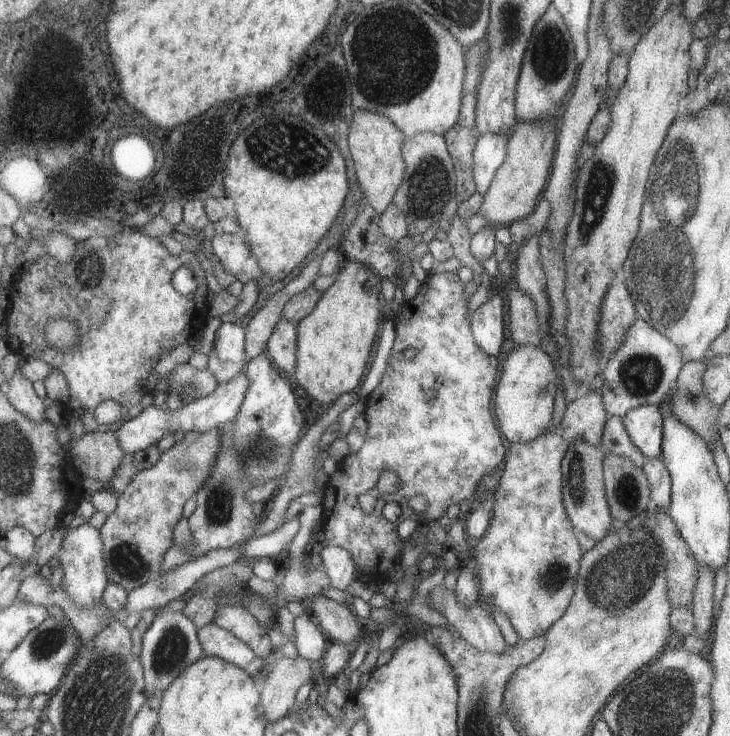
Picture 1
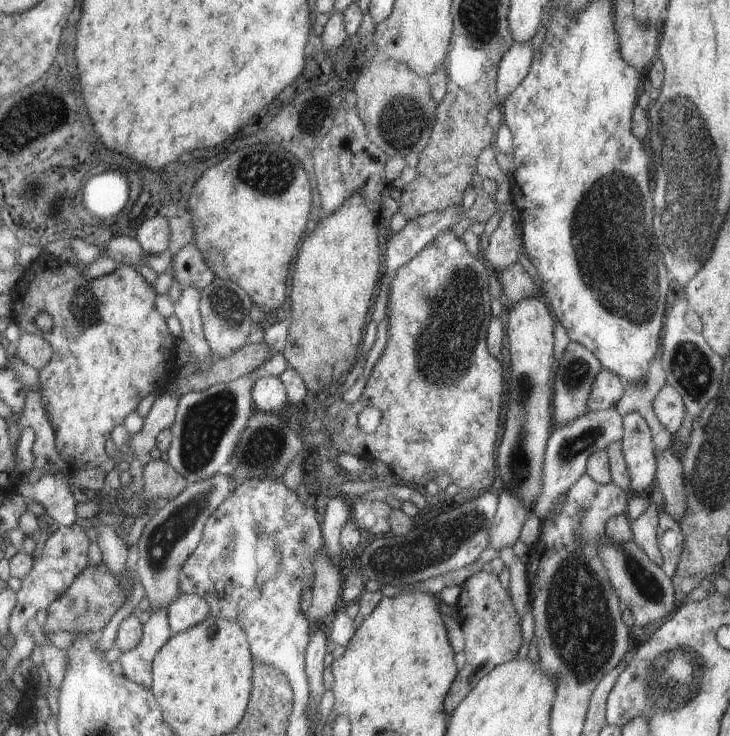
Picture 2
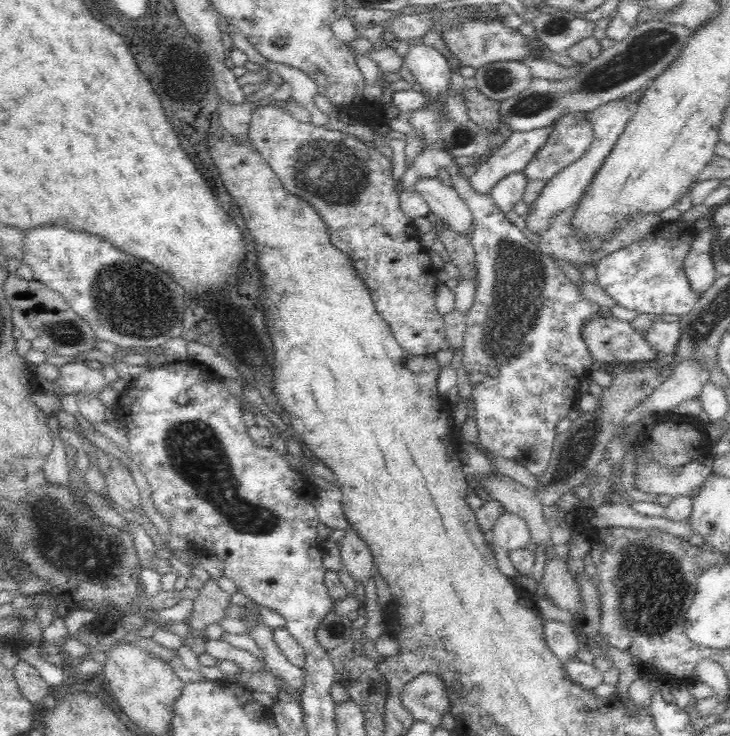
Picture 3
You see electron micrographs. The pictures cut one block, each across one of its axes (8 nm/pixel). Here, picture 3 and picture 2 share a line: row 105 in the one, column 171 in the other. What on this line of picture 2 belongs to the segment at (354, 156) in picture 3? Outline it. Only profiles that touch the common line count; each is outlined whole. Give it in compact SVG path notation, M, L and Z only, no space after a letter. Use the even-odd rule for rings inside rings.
M188 242L173 255L174 258L169 262L169 270L173 281L177 282L181 290L193 286L201 290L214 279L211 268L205 264L195 242Z

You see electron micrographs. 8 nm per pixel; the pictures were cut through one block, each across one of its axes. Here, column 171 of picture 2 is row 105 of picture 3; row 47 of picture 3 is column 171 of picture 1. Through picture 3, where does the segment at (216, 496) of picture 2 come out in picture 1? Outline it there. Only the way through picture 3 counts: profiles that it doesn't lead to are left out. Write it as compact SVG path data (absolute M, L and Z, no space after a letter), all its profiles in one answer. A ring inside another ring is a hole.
M166 605L159 607L159 612L151 626L141 638L142 650L139 663L144 677L146 700L147 697L158 692L163 695L169 684L176 680L187 666L204 656L197 641L196 630L197 628L181 612L170 612Z

